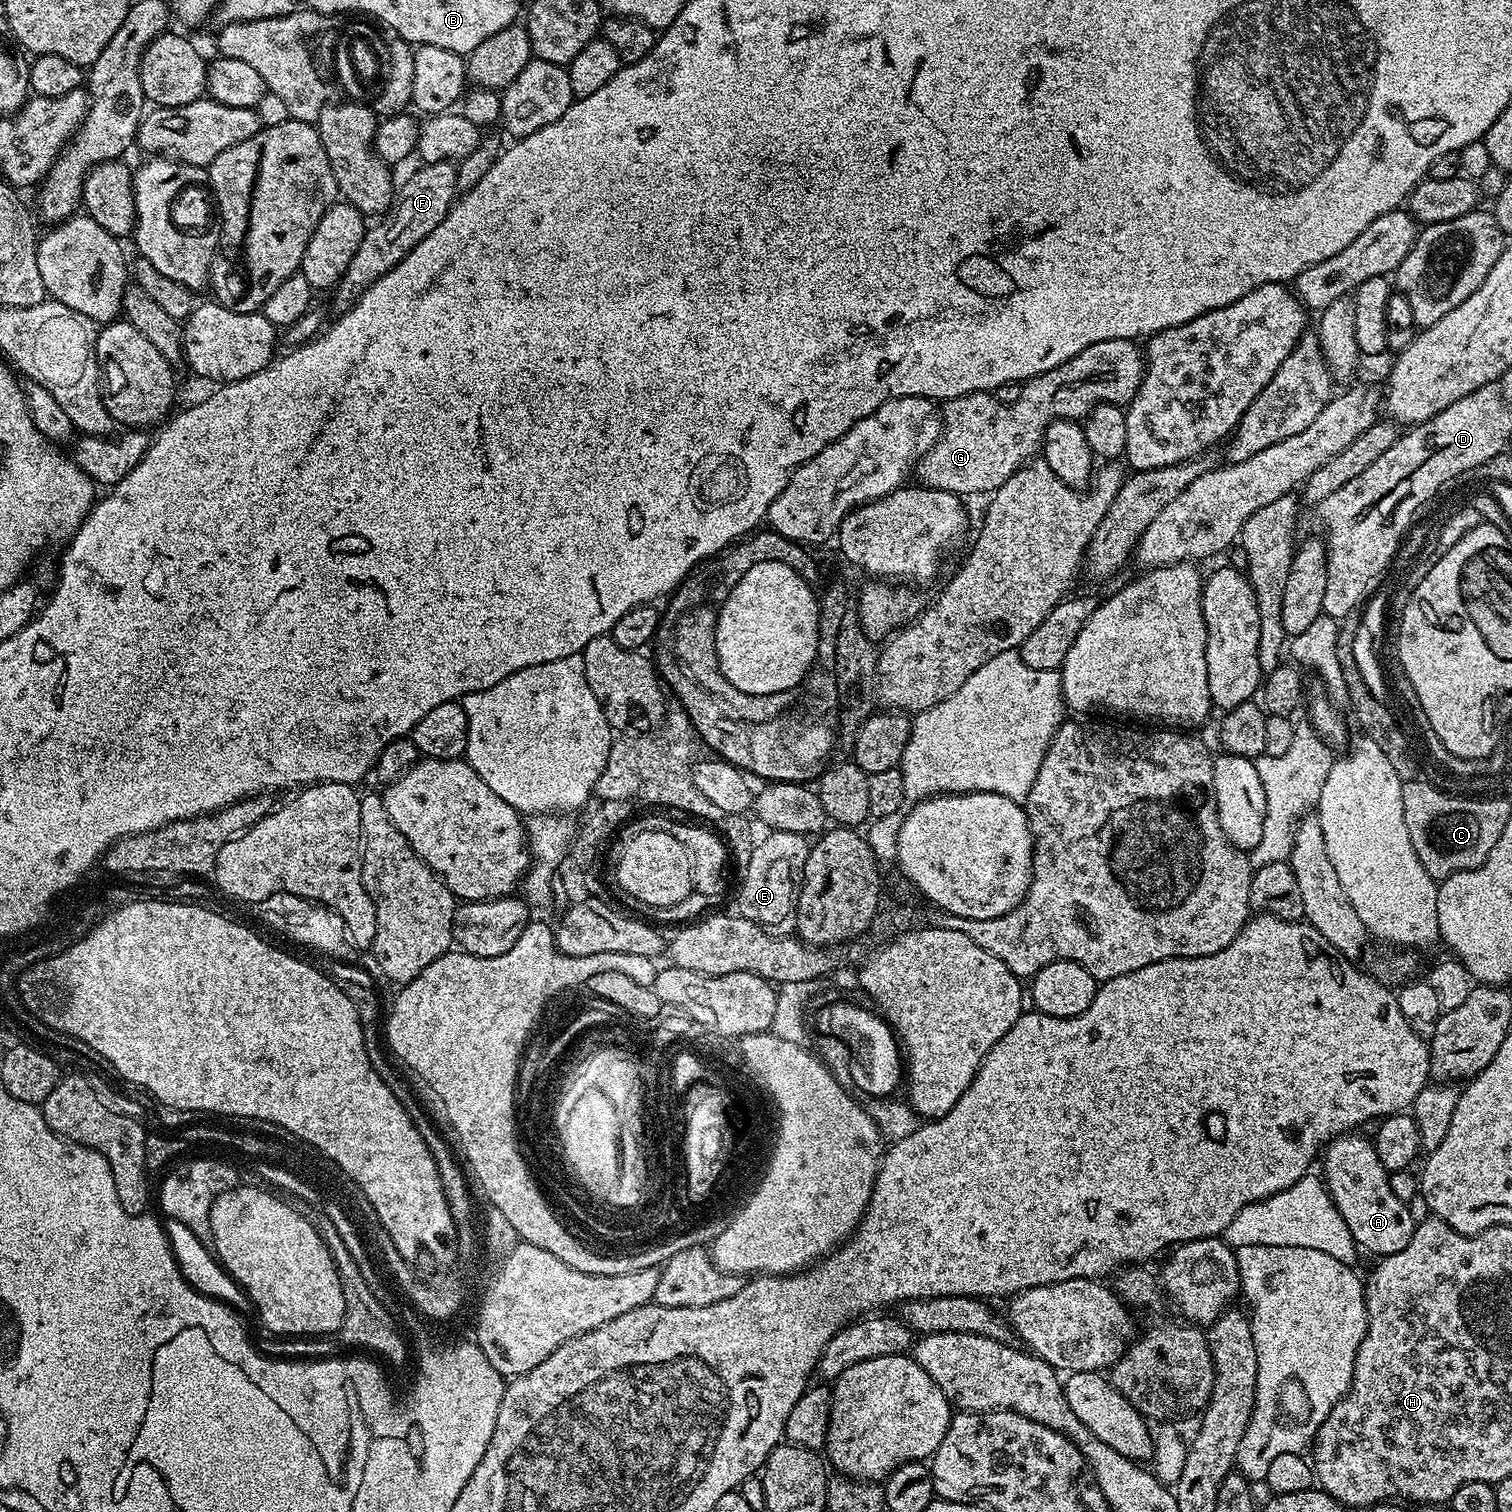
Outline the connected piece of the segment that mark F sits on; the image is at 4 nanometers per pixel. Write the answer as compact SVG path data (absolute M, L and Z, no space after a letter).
M453 161L421 163L419 167L420 169L401 188L399 185L395 189L392 207L373 223L377 223L373 228L371 225L365 231L350 266L346 266L346 274L334 289L336 297L333 298L332 304L337 308L337 313L347 312L367 288L378 282L378 278L394 270L394 266L398 266L398 262L402 262L402 258L406 258L406 254L410 254L410 250L414 250L418 242L422 242L432 233L434 226L444 221L448 211L456 203L457 165Z

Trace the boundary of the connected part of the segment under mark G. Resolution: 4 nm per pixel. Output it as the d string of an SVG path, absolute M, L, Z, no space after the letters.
M1110 338L1106 342L1094 342L1094 346L1086 346L1082 354L1062 362L1062 366L1054 366L1054 370L1046 370L1031 380L1023 381L1018 402L1009 404L998 402L991 391L971 392L953 400L943 401L944 429L940 432L940 441L917 459L914 476L920 479L917 481L923 487L950 490L961 498L980 496L983 492L985 494L997 492L1002 482L1010 478L1010 474L1017 472L1023 464L1029 463L1041 451L1046 426L1050 426L1050 422L1055 420L1080 422L1099 404L1126 406L1131 402L1144 380L1145 363L1145 353L1137 341Z

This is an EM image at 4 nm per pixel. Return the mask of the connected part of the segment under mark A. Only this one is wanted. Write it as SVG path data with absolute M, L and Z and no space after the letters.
M1345 1134L1336 1137L1335 1140L1329 1140L1322 1152L1322 1161L1324 1160L1324 1172L1322 1179L1327 1187L1328 1194L1331 1196L1334 1206L1342 1214L1346 1226L1350 1226L1350 1234L1357 1245L1360 1244L1368 1252L1373 1252L1376 1258L1383 1258L1390 1254L1398 1254L1398 1250L1406 1247L1406 1242L1414 1234L1417 1222L1410 1216L1408 1205L1402 1202L1402 1198L1397 1198L1394 1190L1390 1190L1388 1181L1388 1172L1382 1166L1378 1158L1378 1150L1371 1139L1360 1134Z

